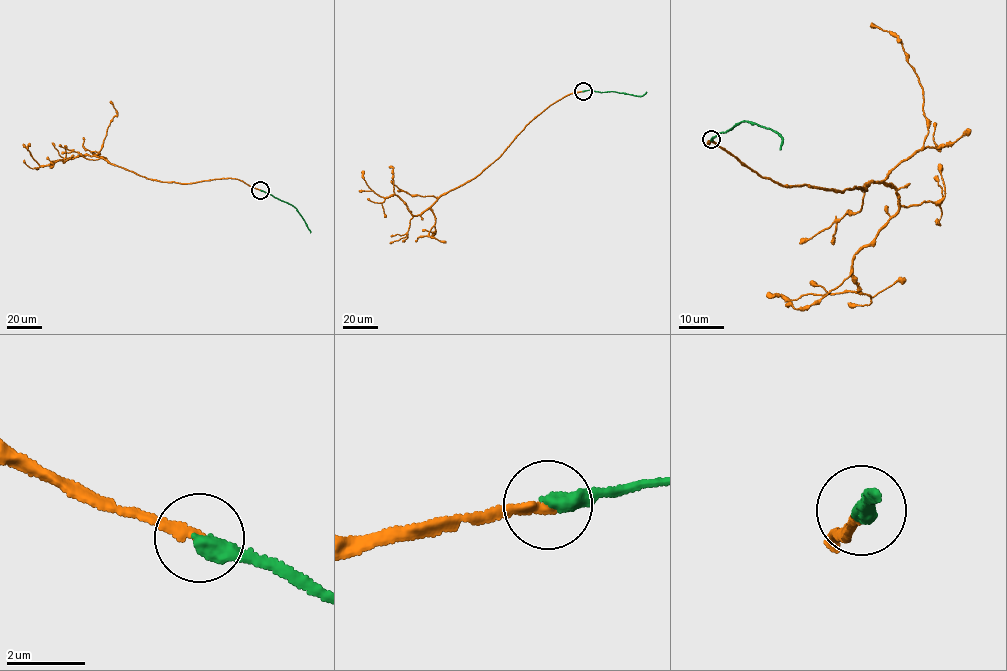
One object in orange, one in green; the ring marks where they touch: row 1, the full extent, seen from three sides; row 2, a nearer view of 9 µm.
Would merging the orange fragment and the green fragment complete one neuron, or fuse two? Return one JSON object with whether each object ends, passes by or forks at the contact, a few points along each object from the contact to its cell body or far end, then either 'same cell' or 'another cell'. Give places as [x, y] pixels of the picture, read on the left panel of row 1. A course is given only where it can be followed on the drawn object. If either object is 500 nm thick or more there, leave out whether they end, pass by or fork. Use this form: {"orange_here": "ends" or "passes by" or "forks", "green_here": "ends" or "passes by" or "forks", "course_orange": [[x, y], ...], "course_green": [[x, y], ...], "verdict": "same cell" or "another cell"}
{"orange_here": "ends", "green_here": "ends", "course_orange": [[261, 190], [229, 178], [184, 184], [152, 180], [88, 155], [39, 165], [27, 149], [29, 144]], "course_green": [[261, 190], [293, 206], [310, 232]], "verdict": "same cell"}

